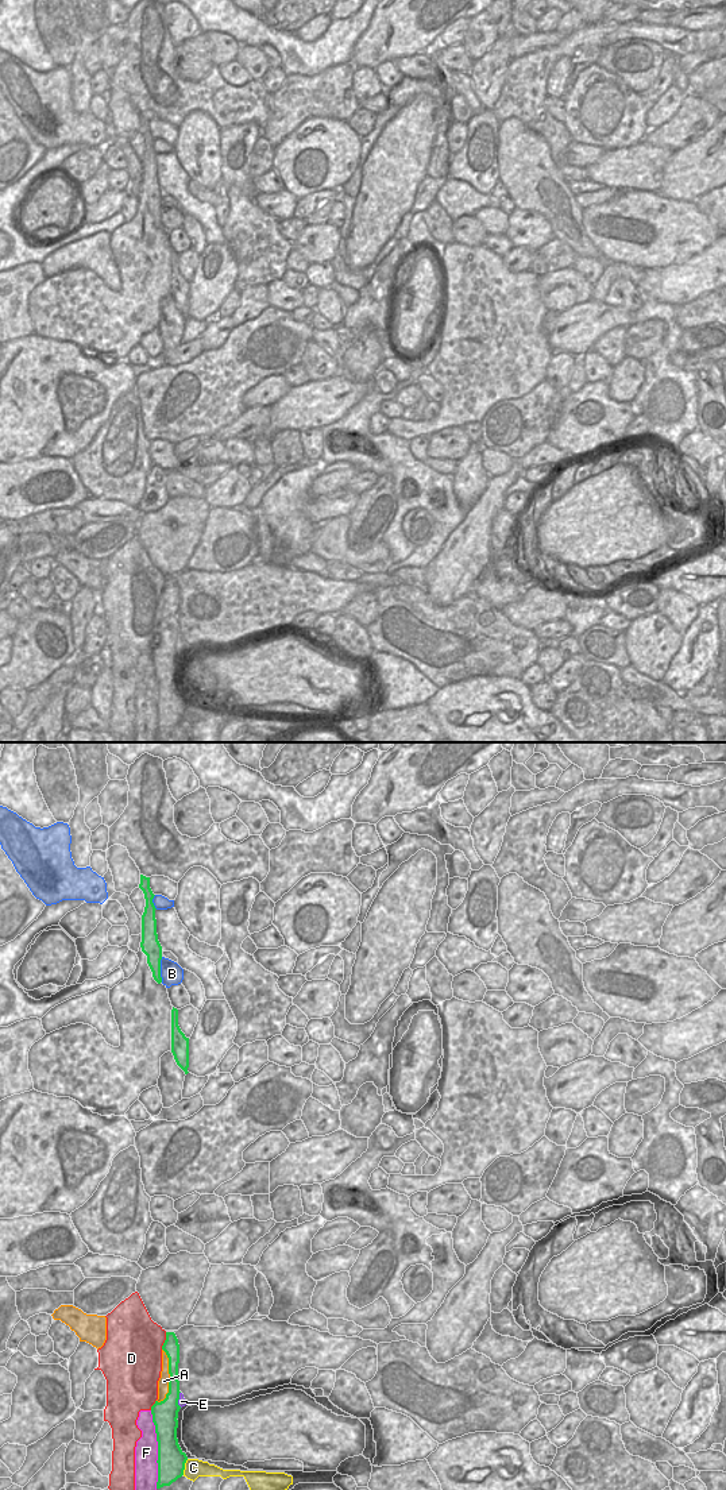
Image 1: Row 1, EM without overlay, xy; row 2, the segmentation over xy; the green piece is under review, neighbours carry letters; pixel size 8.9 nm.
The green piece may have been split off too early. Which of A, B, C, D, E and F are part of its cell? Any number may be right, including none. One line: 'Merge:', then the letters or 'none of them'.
Merge: none of them

